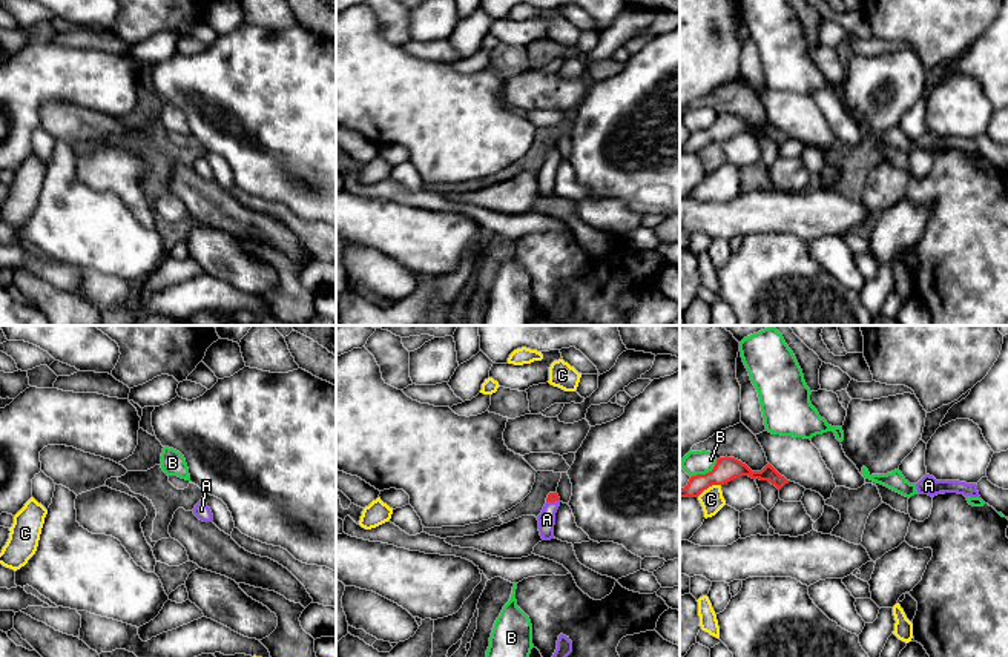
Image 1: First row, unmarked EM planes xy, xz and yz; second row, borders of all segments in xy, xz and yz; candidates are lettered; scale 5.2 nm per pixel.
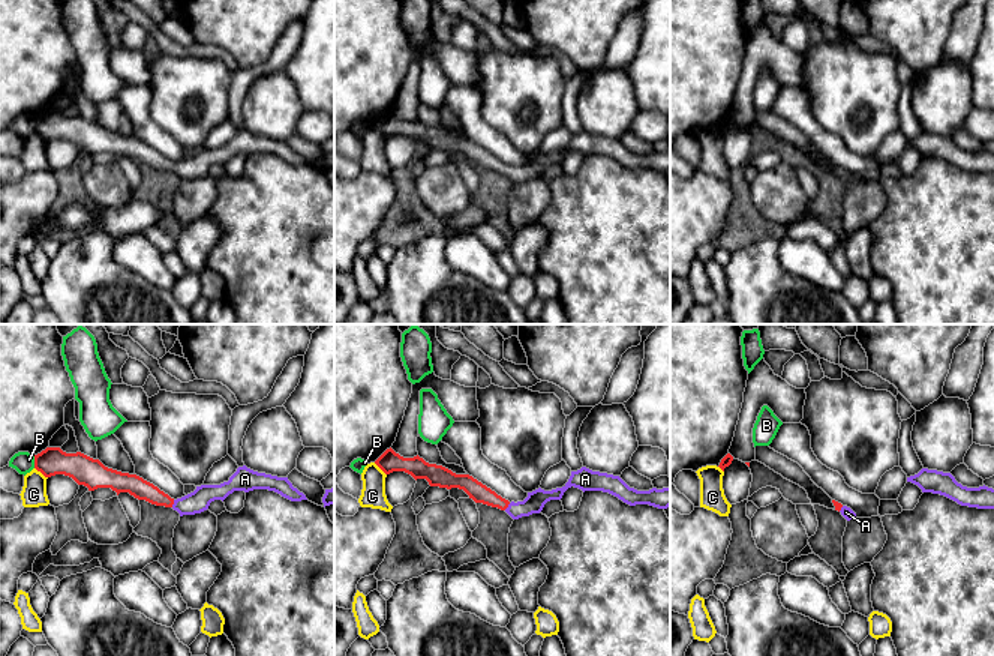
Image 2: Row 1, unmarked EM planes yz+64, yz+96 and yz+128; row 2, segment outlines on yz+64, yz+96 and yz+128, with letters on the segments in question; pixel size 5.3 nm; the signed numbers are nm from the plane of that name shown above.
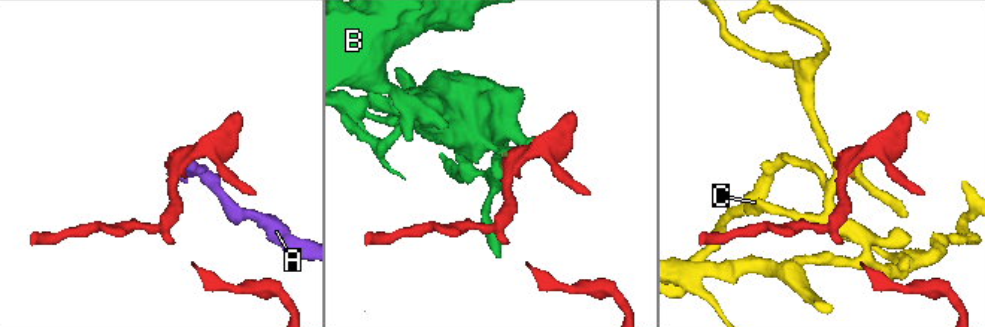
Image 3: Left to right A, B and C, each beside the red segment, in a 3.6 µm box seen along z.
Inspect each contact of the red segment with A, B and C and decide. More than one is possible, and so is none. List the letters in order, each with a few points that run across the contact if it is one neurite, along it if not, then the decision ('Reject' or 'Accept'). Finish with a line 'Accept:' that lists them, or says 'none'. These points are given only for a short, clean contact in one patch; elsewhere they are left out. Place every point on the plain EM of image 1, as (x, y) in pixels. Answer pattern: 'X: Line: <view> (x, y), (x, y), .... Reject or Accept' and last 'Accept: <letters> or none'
A: Line: xz (553, 152), (553, 157), (546, 175). Accept
B: Reject
C: Line: yz (720, 140), (709, 141), (697, 152). Reject
Accept: A

